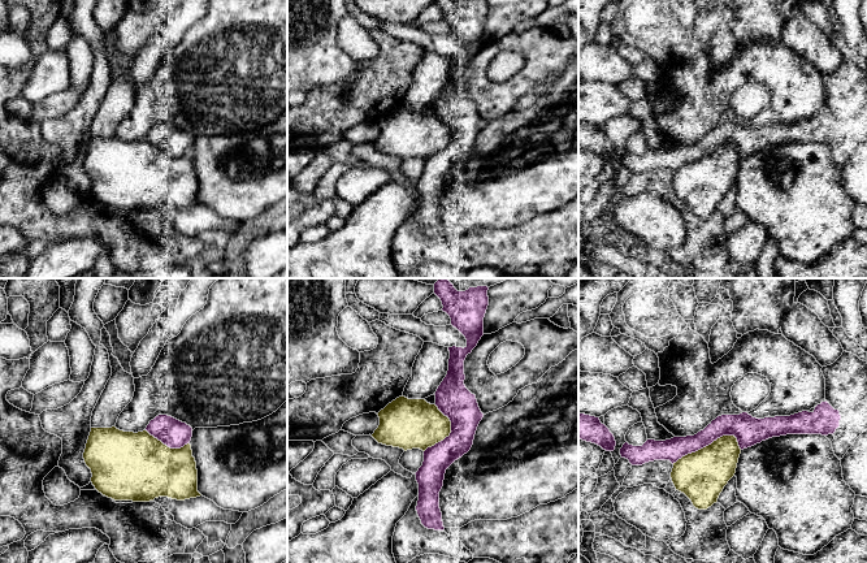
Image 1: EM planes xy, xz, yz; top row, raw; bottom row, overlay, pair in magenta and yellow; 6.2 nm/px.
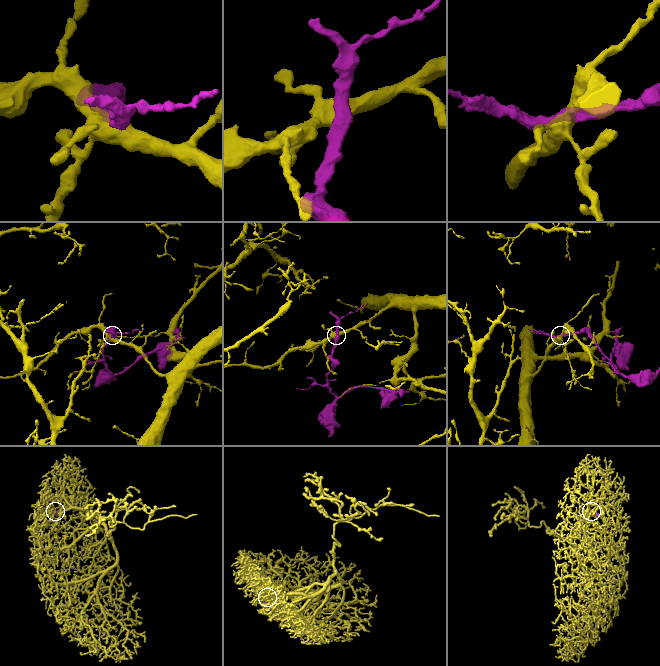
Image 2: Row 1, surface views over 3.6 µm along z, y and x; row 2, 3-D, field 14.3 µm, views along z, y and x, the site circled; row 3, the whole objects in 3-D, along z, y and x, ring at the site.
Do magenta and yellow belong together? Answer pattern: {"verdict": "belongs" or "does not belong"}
{"verdict": "does not belong"}

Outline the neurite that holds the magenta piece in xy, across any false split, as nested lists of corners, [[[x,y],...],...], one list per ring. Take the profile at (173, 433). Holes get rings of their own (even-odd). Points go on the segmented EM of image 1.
[[[159,415],[149,421],[146,430],[170,449],[190,443],[192,428],[168,415]]]

